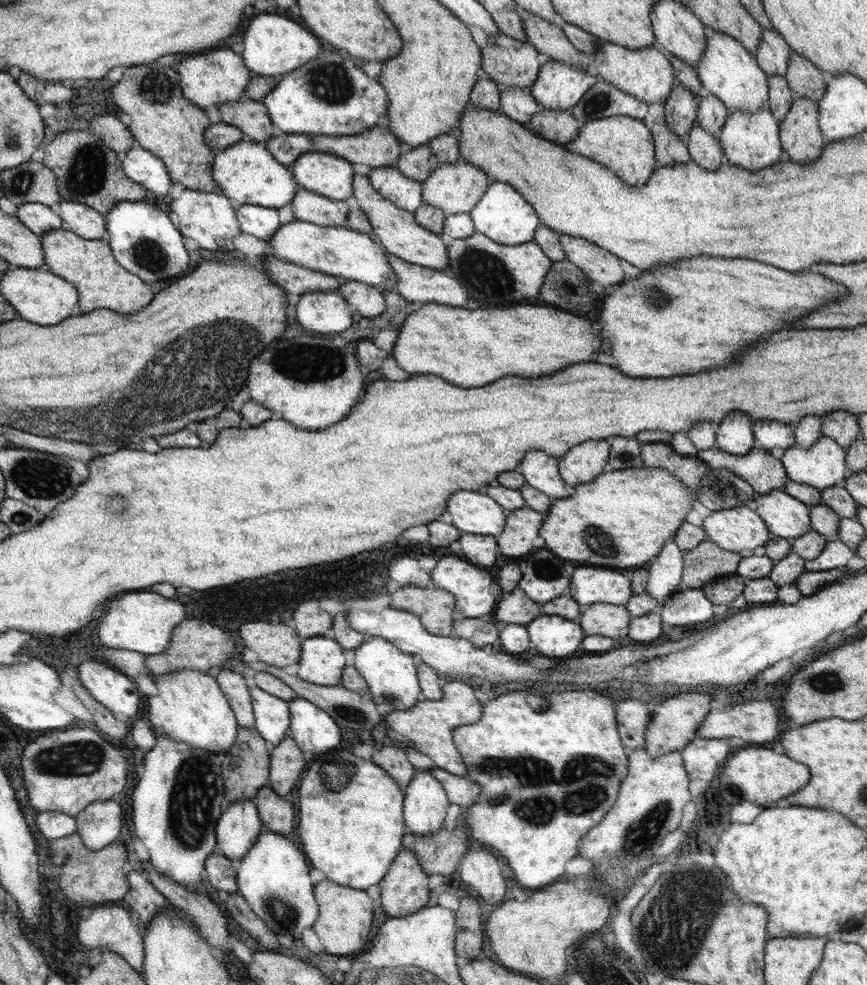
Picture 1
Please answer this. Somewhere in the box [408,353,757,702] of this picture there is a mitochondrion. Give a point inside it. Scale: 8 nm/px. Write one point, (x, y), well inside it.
(545, 569)

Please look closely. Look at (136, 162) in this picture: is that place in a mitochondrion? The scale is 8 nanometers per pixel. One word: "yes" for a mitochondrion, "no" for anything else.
no

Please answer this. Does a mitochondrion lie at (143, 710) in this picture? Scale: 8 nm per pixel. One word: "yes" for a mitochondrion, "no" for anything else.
no

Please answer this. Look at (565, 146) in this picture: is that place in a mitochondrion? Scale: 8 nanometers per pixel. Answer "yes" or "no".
no

